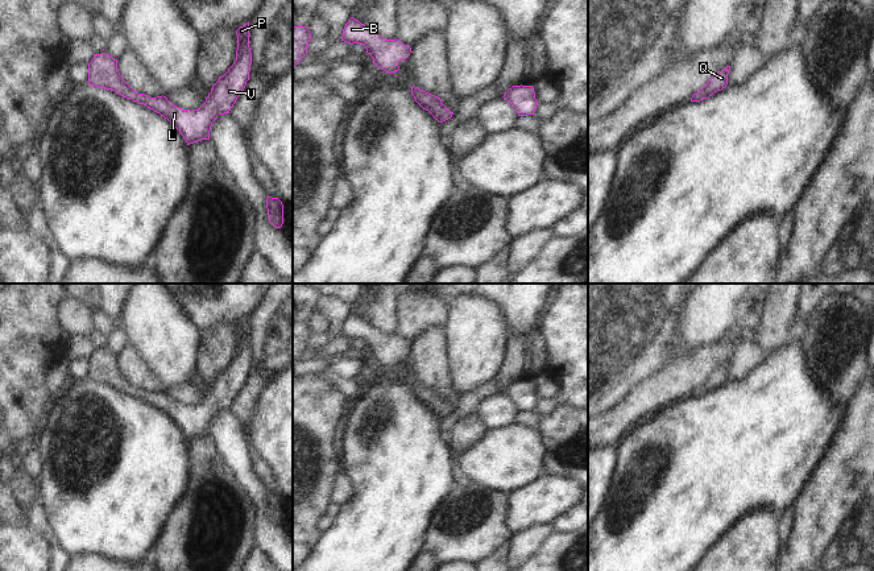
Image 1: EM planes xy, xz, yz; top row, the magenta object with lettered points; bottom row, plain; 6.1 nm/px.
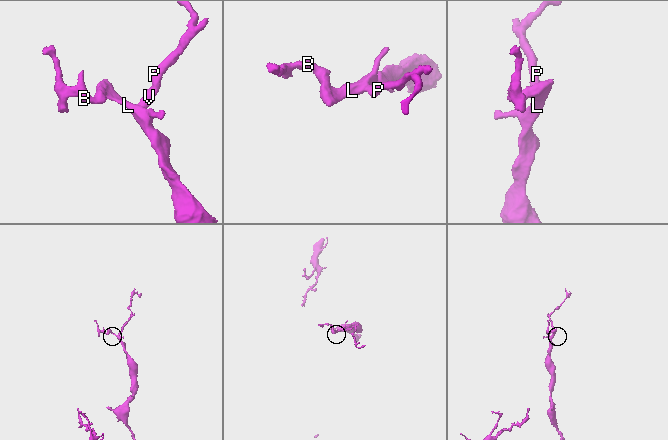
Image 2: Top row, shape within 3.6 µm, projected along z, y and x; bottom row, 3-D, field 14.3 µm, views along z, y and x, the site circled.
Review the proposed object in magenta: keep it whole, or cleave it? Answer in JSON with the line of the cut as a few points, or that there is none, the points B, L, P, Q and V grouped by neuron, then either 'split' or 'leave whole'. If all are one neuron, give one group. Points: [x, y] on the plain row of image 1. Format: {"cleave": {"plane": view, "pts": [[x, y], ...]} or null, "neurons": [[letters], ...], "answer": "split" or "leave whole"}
{"cleave": null, "neurons": [["B", "L", "P", "Q", "V"]], "answer": "leave whole"}

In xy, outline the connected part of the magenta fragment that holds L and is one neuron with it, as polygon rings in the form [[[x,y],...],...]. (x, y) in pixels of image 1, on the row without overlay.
[[[249,318],[240,322],[236,330],[236,356],[224,371],[219,372],[203,401],[194,406],[174,401],[163,390],[150,393],[136,388],[120,371],[117,355],[105,348],[94,349],[94,353],[88,359],[87,378],[98,384],[115,386],[123,393],[132,394],[160,409],[179,426],[187,440],[200,435],[210,435],[212,418],[219,410],[229,409],[249,376],[252,360]]]

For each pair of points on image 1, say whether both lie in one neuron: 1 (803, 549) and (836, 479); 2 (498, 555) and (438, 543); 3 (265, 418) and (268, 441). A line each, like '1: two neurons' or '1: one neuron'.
1: one neuron
2: two neurons
3: one neuron

